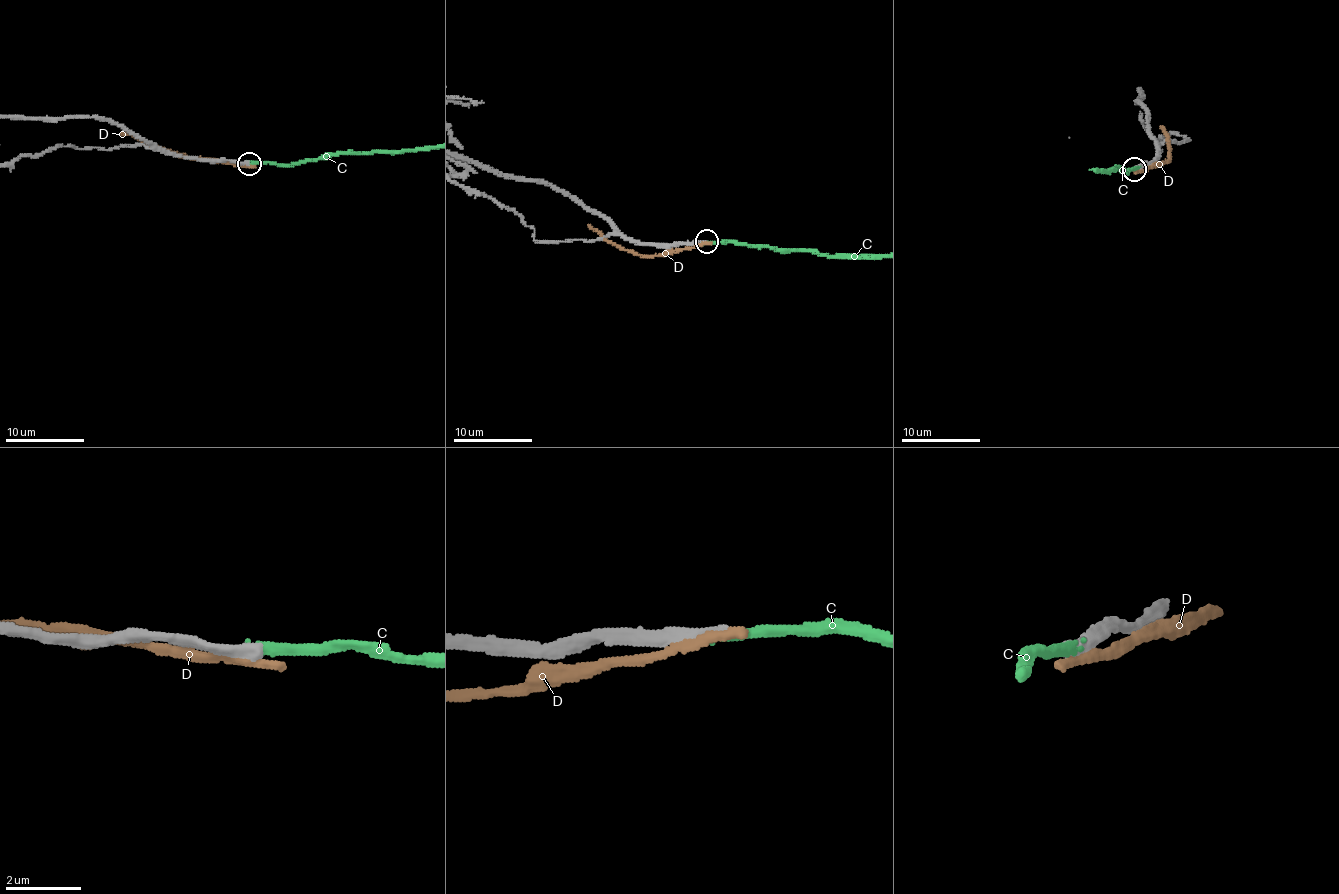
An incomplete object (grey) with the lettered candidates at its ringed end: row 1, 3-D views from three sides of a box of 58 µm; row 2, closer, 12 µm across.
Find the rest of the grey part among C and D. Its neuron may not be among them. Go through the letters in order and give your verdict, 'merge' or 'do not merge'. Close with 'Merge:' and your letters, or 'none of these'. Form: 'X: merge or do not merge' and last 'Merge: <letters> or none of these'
C: do not merge
D: do not merge
Merge: none of these

